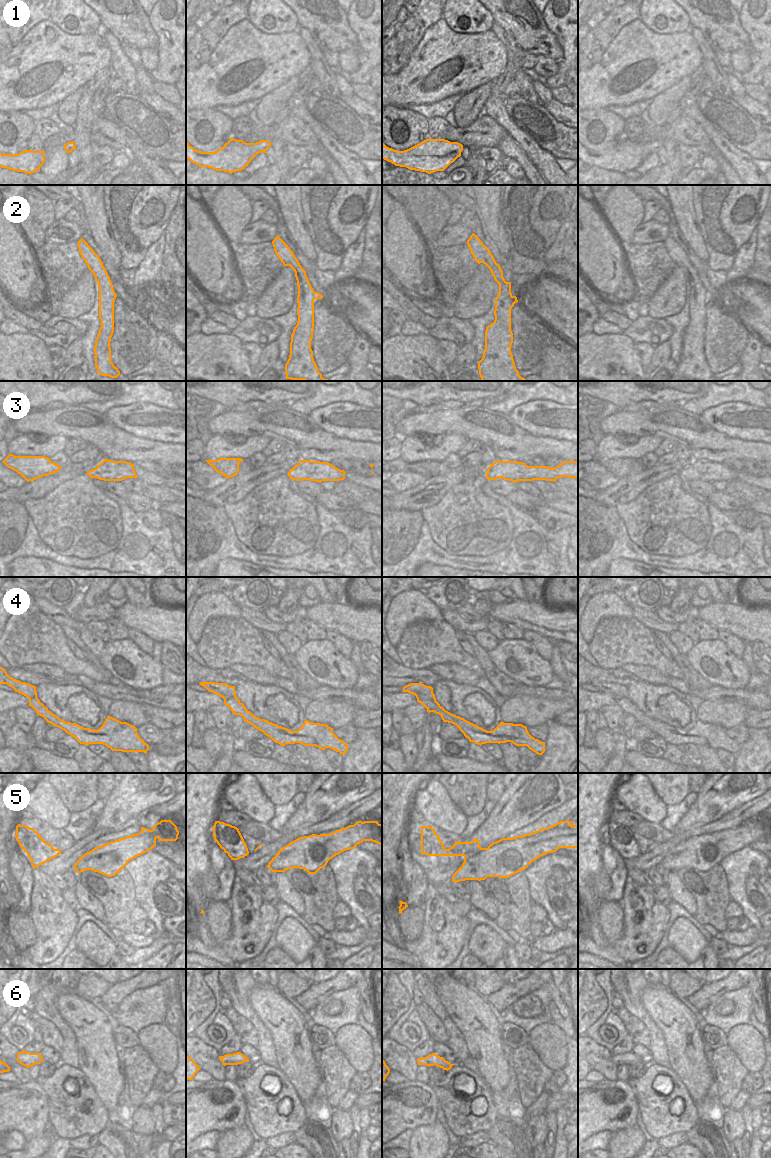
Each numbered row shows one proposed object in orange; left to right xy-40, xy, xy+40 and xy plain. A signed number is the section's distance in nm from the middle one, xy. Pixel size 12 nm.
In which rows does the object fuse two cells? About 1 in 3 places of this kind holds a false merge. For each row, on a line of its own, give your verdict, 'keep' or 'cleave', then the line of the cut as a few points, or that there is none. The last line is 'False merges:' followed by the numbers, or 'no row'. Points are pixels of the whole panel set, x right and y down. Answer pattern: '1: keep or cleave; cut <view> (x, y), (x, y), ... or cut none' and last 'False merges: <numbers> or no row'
1: keep; cut none
2: keep; cut none
3: keep; cut none
4: keep; cut none
5: cleave; cut xy+40 (487, 848), (475, 855), (469, 855), (464, 860)
6: keep; cut none
False merges: 5

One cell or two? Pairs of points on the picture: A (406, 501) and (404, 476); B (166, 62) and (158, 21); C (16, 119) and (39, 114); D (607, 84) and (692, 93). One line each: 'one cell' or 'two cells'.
A: two cells
B: one cell
C: two cells
D: two cells

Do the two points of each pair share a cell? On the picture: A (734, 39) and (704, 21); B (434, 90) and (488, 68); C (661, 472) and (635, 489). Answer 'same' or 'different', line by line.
A: same
B: same
C: same

